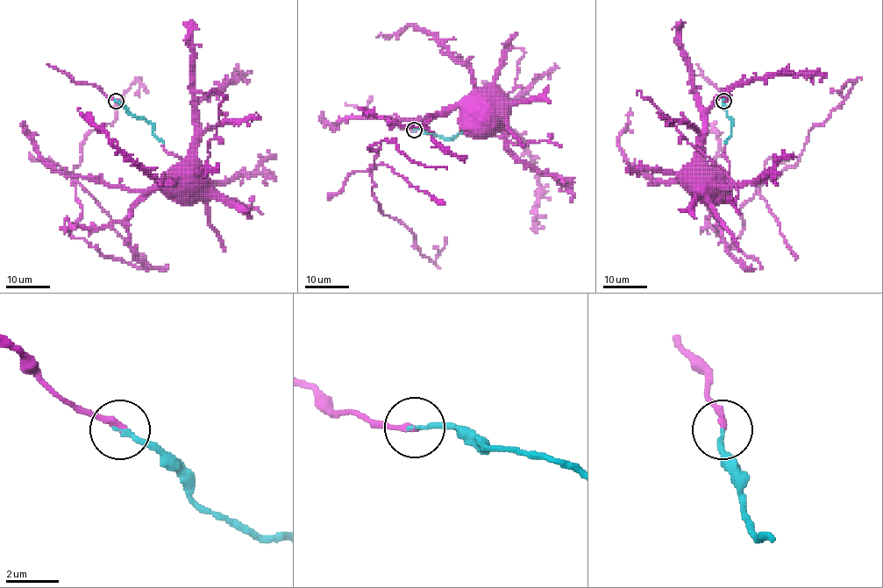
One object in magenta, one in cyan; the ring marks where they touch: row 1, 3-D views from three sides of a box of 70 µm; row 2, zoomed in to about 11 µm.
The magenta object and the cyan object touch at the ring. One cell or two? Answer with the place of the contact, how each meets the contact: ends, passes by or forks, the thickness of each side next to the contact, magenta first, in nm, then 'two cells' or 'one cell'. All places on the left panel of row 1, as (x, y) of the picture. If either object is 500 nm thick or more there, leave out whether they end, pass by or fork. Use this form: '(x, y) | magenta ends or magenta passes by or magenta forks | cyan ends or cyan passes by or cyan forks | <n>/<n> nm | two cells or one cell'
(116, 101) | magenta ends | cyan ends | 240/180 nm | one cell

